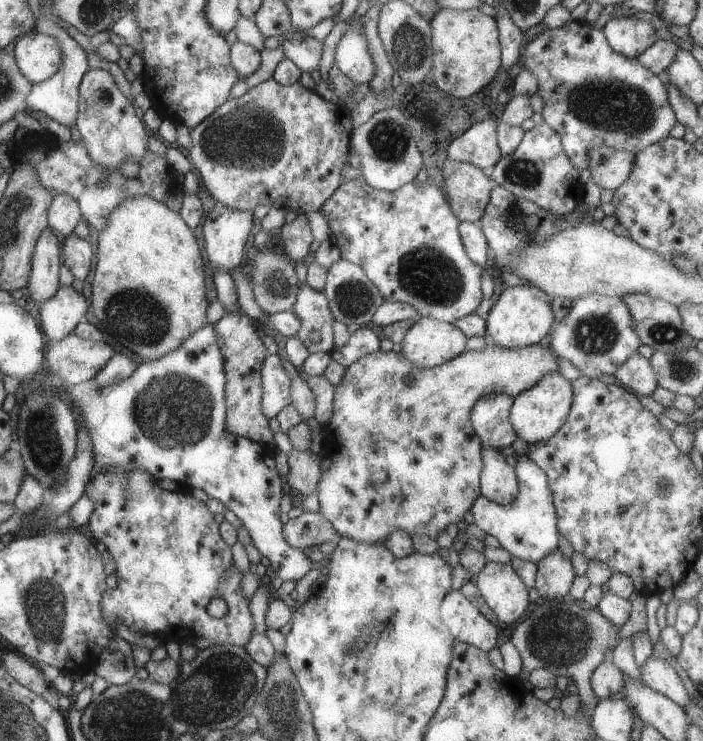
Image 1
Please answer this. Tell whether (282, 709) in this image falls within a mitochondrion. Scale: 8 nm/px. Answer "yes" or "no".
yes

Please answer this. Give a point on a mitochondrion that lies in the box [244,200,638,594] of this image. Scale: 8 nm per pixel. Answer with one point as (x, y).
(427, 274)

